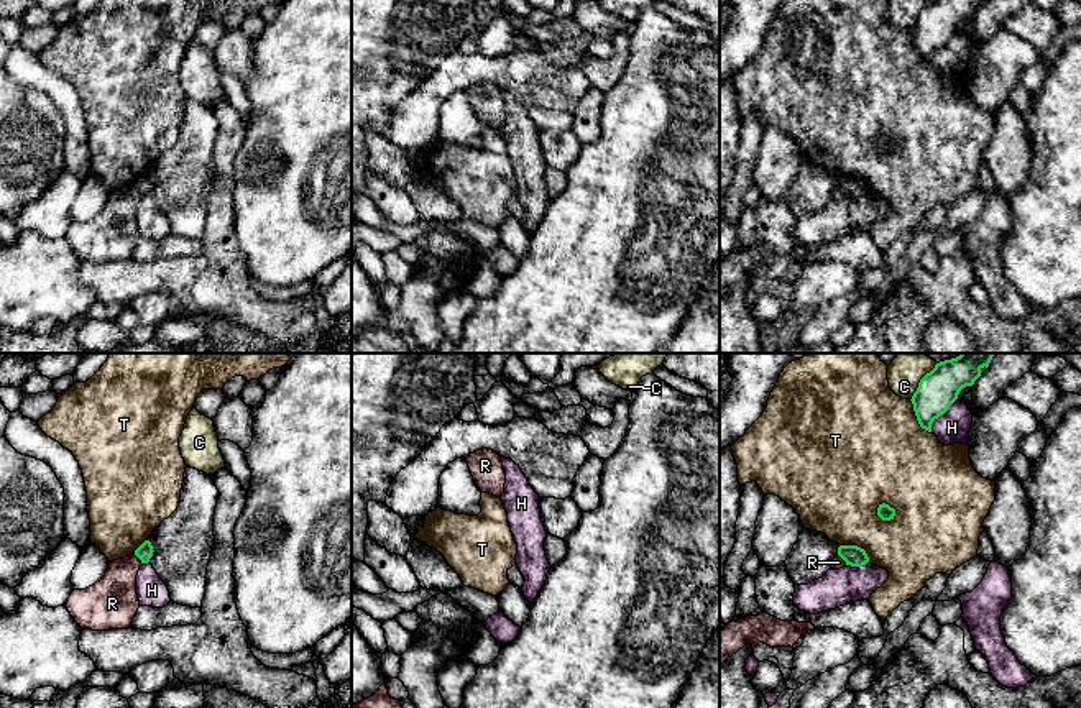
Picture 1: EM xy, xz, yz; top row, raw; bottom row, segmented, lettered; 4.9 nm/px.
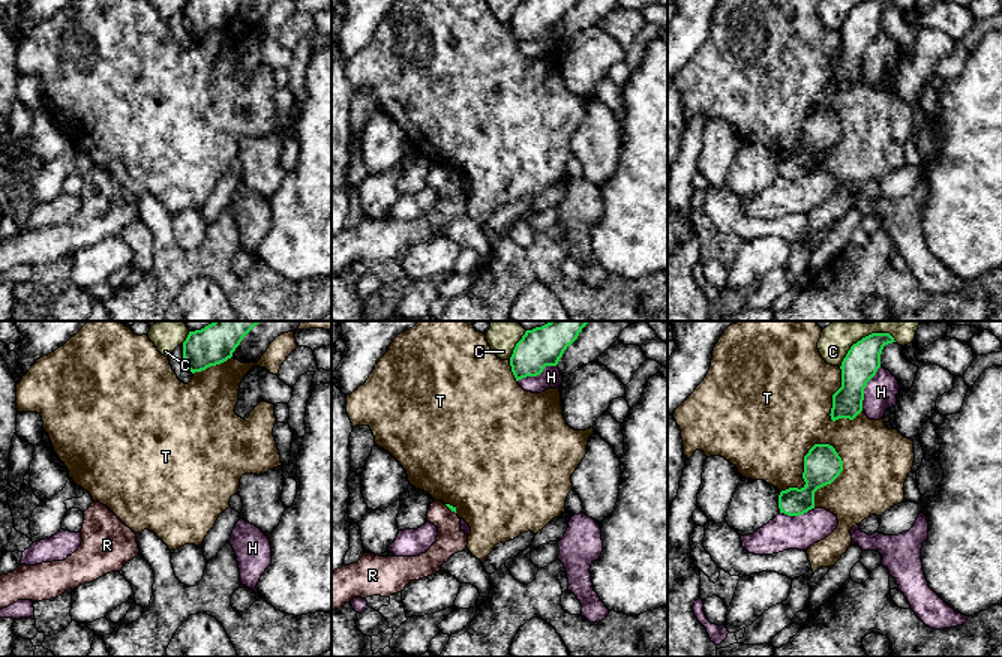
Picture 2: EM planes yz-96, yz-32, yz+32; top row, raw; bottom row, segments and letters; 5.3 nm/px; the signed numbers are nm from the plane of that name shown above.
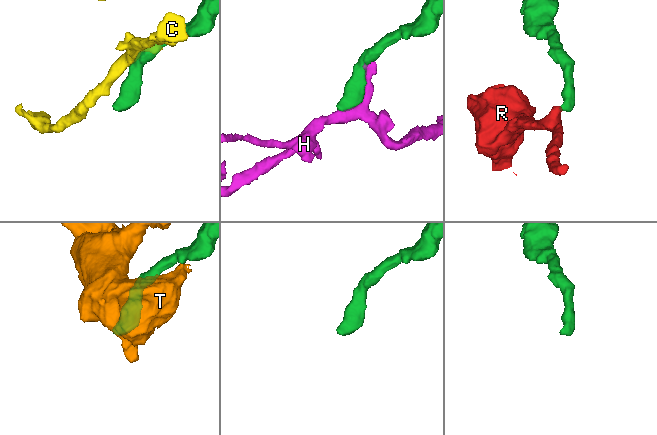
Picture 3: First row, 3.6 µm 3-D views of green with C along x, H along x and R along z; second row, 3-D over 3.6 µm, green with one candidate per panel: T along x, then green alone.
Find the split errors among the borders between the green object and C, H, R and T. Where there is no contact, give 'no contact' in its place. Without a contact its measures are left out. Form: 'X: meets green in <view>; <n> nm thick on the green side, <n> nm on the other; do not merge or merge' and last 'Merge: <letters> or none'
C: meets green in yz; 190 nm thick on the green side, 140 nm on the other; do not merge
H: meets green in yz; 190 nm thick on the green side, 160 nm on the other; do not merge
R: meets green in xy; 80 nm thick on the green side, 240 nm on the other; do not merge
T: meets green in yz; 80 nm thick on the green side, 460 nm on the other; do not merge
Merge: none

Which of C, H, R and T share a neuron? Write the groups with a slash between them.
C / H / R / T

